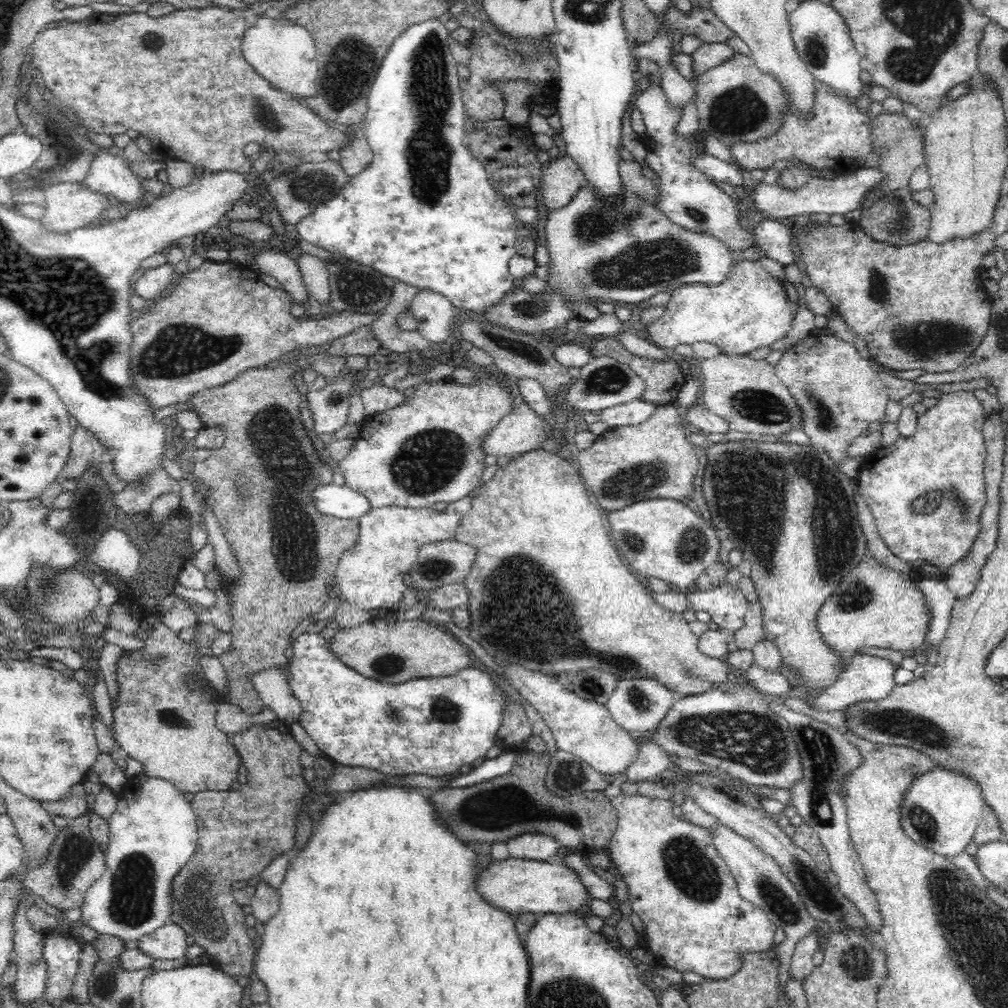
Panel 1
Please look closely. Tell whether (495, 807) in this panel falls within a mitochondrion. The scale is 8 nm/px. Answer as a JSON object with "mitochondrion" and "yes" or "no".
{"mitochondrion":"yes"}

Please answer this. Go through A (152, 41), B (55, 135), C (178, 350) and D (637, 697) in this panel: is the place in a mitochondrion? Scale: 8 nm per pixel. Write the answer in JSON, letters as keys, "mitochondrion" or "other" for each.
{"A":"mitochondrion","B":"other","C":"mitochondrion","D":"mitochondrion"}

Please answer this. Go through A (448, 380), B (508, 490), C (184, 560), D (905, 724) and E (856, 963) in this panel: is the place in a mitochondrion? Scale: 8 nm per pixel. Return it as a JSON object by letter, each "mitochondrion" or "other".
{"A":"other","B":"other","C":"other","D":"mitochondrion","E":"mitochondrion"}

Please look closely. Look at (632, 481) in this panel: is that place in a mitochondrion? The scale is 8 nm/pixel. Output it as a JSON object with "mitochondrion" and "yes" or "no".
{"mitochondrion":"yes"}

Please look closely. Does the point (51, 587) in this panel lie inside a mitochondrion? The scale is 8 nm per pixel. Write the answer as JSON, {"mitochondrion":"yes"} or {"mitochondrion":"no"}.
{"mitochondrion":"yes"}

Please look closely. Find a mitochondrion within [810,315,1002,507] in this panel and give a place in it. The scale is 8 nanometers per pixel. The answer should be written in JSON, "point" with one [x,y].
{"point":[930,339]}

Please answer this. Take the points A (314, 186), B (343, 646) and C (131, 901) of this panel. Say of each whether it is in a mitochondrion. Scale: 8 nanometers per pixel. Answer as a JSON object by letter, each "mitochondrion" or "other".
{"A":"mitochondrion","B":"other","C":"mitochondrion"}

